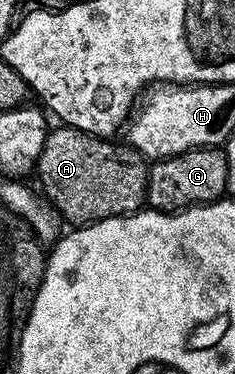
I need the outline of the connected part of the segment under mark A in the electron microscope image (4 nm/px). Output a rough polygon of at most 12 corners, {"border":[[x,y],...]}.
{"border":[[76,127],[48,130],[42,194],[71,225],[147,203],[139,151]]}

